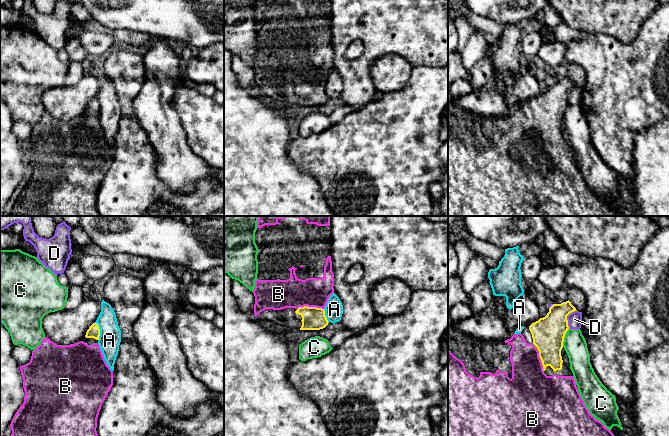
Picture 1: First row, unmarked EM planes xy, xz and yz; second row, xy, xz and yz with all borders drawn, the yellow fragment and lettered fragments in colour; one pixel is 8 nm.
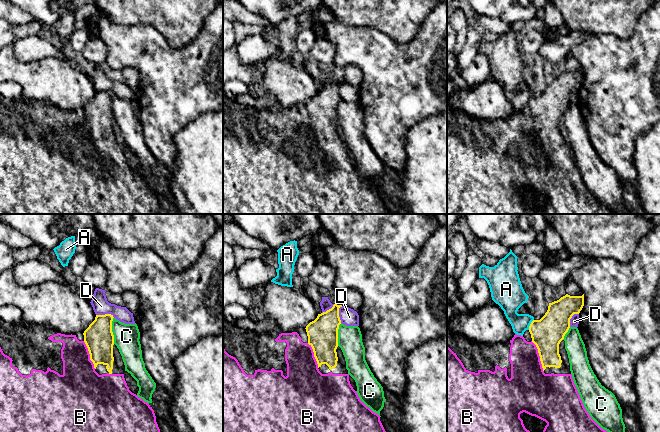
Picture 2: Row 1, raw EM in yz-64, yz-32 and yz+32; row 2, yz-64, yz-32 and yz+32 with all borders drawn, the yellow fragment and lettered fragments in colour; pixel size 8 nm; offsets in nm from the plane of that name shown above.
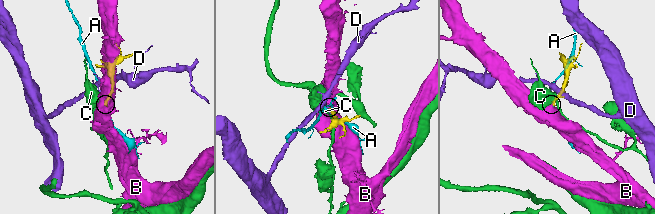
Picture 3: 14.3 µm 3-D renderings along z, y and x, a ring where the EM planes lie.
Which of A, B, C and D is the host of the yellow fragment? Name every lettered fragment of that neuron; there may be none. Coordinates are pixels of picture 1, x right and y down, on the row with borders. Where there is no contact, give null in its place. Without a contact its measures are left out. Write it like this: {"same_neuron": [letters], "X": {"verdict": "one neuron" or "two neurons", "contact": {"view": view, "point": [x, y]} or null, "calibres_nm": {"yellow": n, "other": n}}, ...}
{"same_neuron": ["B"], "A": {"verdict": "two neurons", "contact": {"view": "xy", "point": [99, 331]}, "calibres_nm": {"yellow": 100, "other": 180}}, "B": {"verdict": "one neuron", "contact": {"view": "yz", "point": [539, 356]}, "calibres_nm": {"yellow": 260, "other": 320}}, "C": {"verdict": "two neurons", "contact": {"view": "yz", "point": [564, 336]}, "calibres_nm": {"yellow": 260, "other": 180}}, "D": {"verdict": "two neurons", "contact": {"view": "yz", "point": [566, 317]}, "calibres_nm": {"yellow": 260, "other": 110}}}

